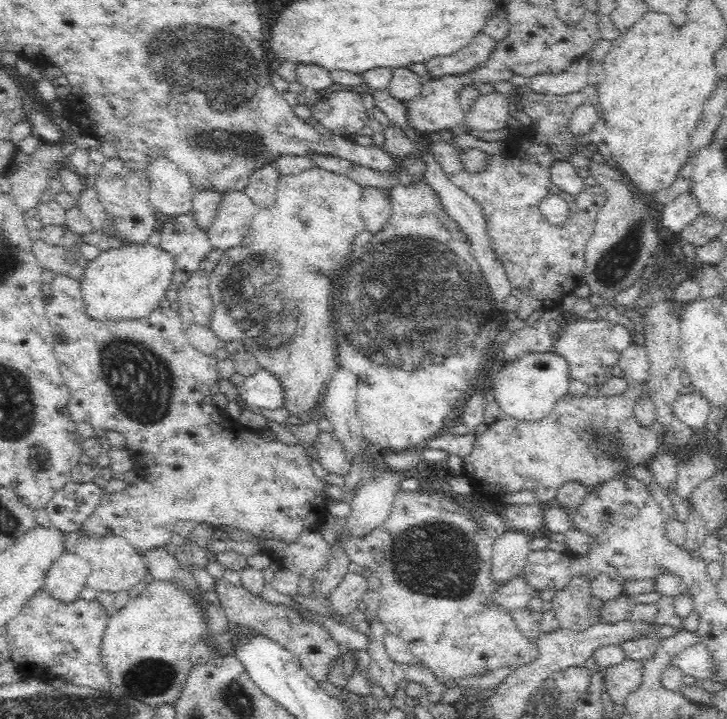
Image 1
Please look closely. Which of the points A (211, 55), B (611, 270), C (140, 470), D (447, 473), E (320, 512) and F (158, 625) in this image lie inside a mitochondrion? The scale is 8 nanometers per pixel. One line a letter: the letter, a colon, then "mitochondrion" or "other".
A: mitochondrion
B: mitochondrion
C: other
D: other
E: other
F: other

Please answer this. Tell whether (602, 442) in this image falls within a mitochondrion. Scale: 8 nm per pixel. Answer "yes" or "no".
yes

